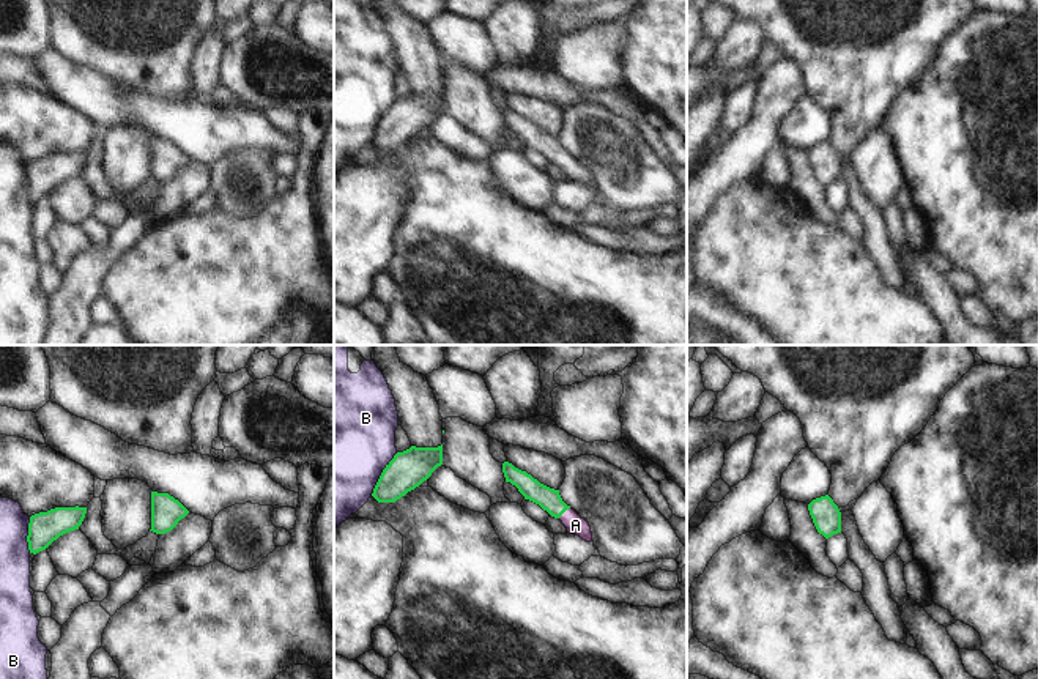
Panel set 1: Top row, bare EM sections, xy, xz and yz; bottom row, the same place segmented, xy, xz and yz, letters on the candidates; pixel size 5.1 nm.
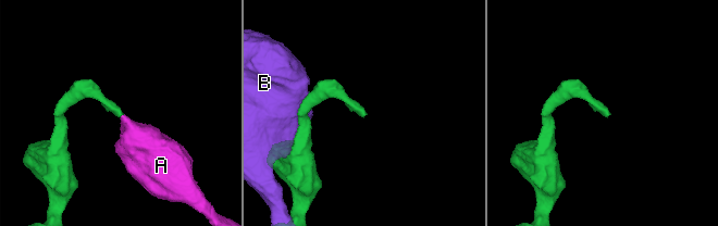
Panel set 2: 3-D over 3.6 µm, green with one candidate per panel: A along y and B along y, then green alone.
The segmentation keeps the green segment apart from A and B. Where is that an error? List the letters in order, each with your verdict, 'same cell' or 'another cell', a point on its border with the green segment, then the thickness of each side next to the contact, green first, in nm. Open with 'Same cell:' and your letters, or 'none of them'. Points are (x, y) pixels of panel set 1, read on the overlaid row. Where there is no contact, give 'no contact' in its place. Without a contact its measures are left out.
Same cell: A
A: same cell; contact xz (563, 512); calibres 120 and 100 nm
B: another cell; contact xz (381, 474); calibres 190 and 480 nm

